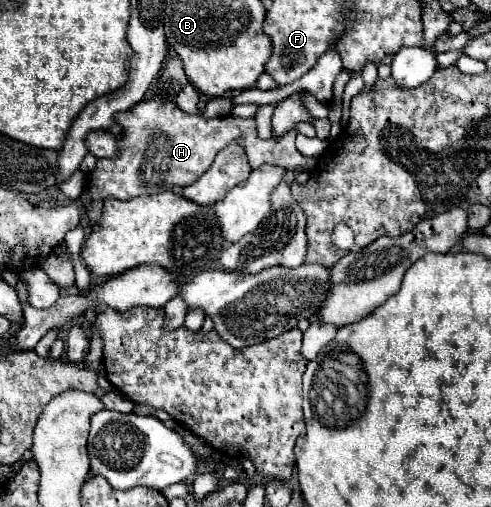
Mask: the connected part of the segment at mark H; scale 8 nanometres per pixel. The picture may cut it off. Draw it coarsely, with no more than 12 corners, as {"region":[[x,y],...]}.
{"region":[[154,96],[116,114],[122,154],[88,176],[86,216],[104,200],[190,186],[236,138],[252,168],[310,172],[296,130],[208,120]]}

